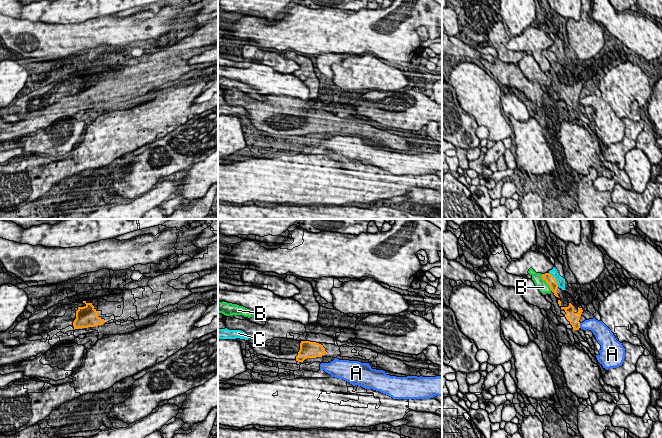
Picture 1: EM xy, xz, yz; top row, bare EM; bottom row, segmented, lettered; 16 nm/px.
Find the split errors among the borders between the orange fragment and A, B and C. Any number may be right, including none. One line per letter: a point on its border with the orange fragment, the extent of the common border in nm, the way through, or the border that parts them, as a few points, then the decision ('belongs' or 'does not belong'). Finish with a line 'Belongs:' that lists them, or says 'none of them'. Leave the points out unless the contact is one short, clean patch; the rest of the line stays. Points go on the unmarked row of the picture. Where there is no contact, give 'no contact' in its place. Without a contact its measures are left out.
A: meets orange in yz at (579, 101); contact 80 nm long; border along yz (579, 99), (580, 103); does not belong
B: meets orange in yz at (546, 58); contact 320 nm long; does not belong
C: meets orange in yz at (555, 55); contact 280 nm long; does not belong
Belongs: none of them

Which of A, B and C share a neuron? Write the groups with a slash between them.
A / B / C

